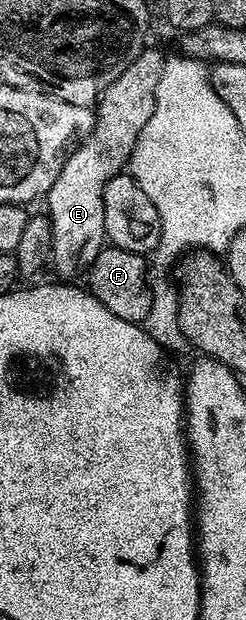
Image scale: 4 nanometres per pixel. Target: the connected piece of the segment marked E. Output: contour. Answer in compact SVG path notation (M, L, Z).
M146 46L139 58L111 82L111 86L101 94L95 105L93 128L88 136L76 145L65 160L65 166L55 186L47 193L49 209L47 215L53 227L52 267L62 281L73 282L77 275L88 273L106 243L103 226L103 190L111 178L122 175L132 161L135 142L151 119L160 90L160 79L165 70L166 53Z

